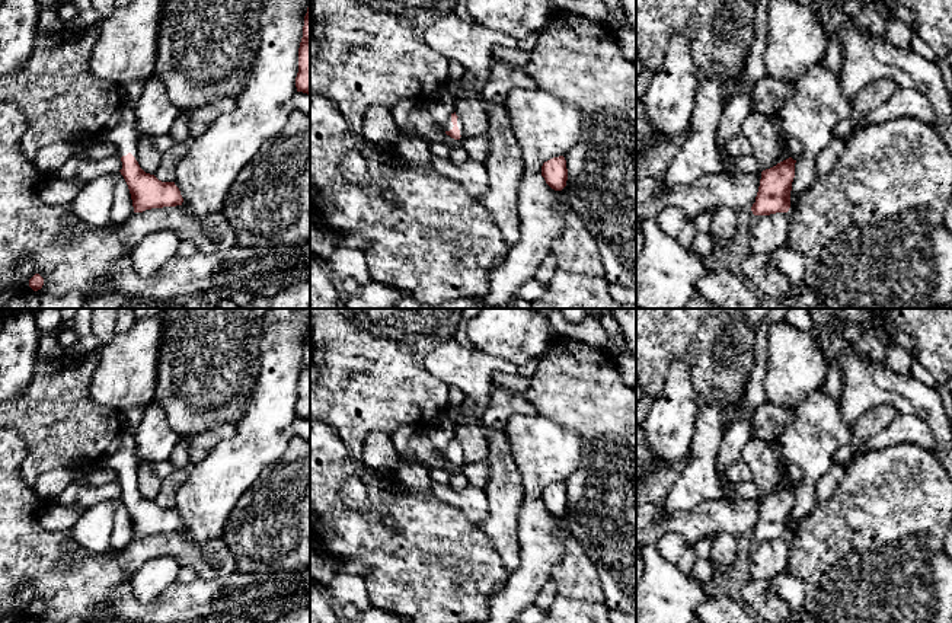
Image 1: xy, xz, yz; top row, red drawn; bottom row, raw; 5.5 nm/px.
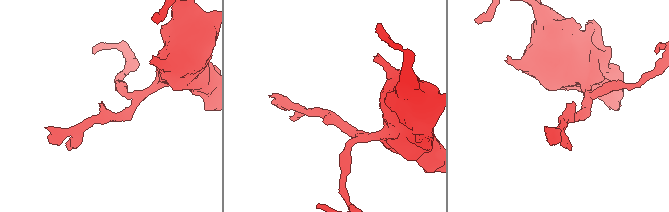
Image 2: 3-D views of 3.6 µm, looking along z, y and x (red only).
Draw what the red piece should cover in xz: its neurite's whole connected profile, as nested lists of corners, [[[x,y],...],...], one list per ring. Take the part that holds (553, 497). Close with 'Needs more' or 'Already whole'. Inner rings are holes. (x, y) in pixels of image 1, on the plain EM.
[[[559,482],[544,488],[542,492],[542,502],[552,515],[562,517],[568,507],[565,483]]]. Already whole

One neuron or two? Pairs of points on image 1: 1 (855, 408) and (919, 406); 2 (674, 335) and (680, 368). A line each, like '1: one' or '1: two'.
1: one
2: two

